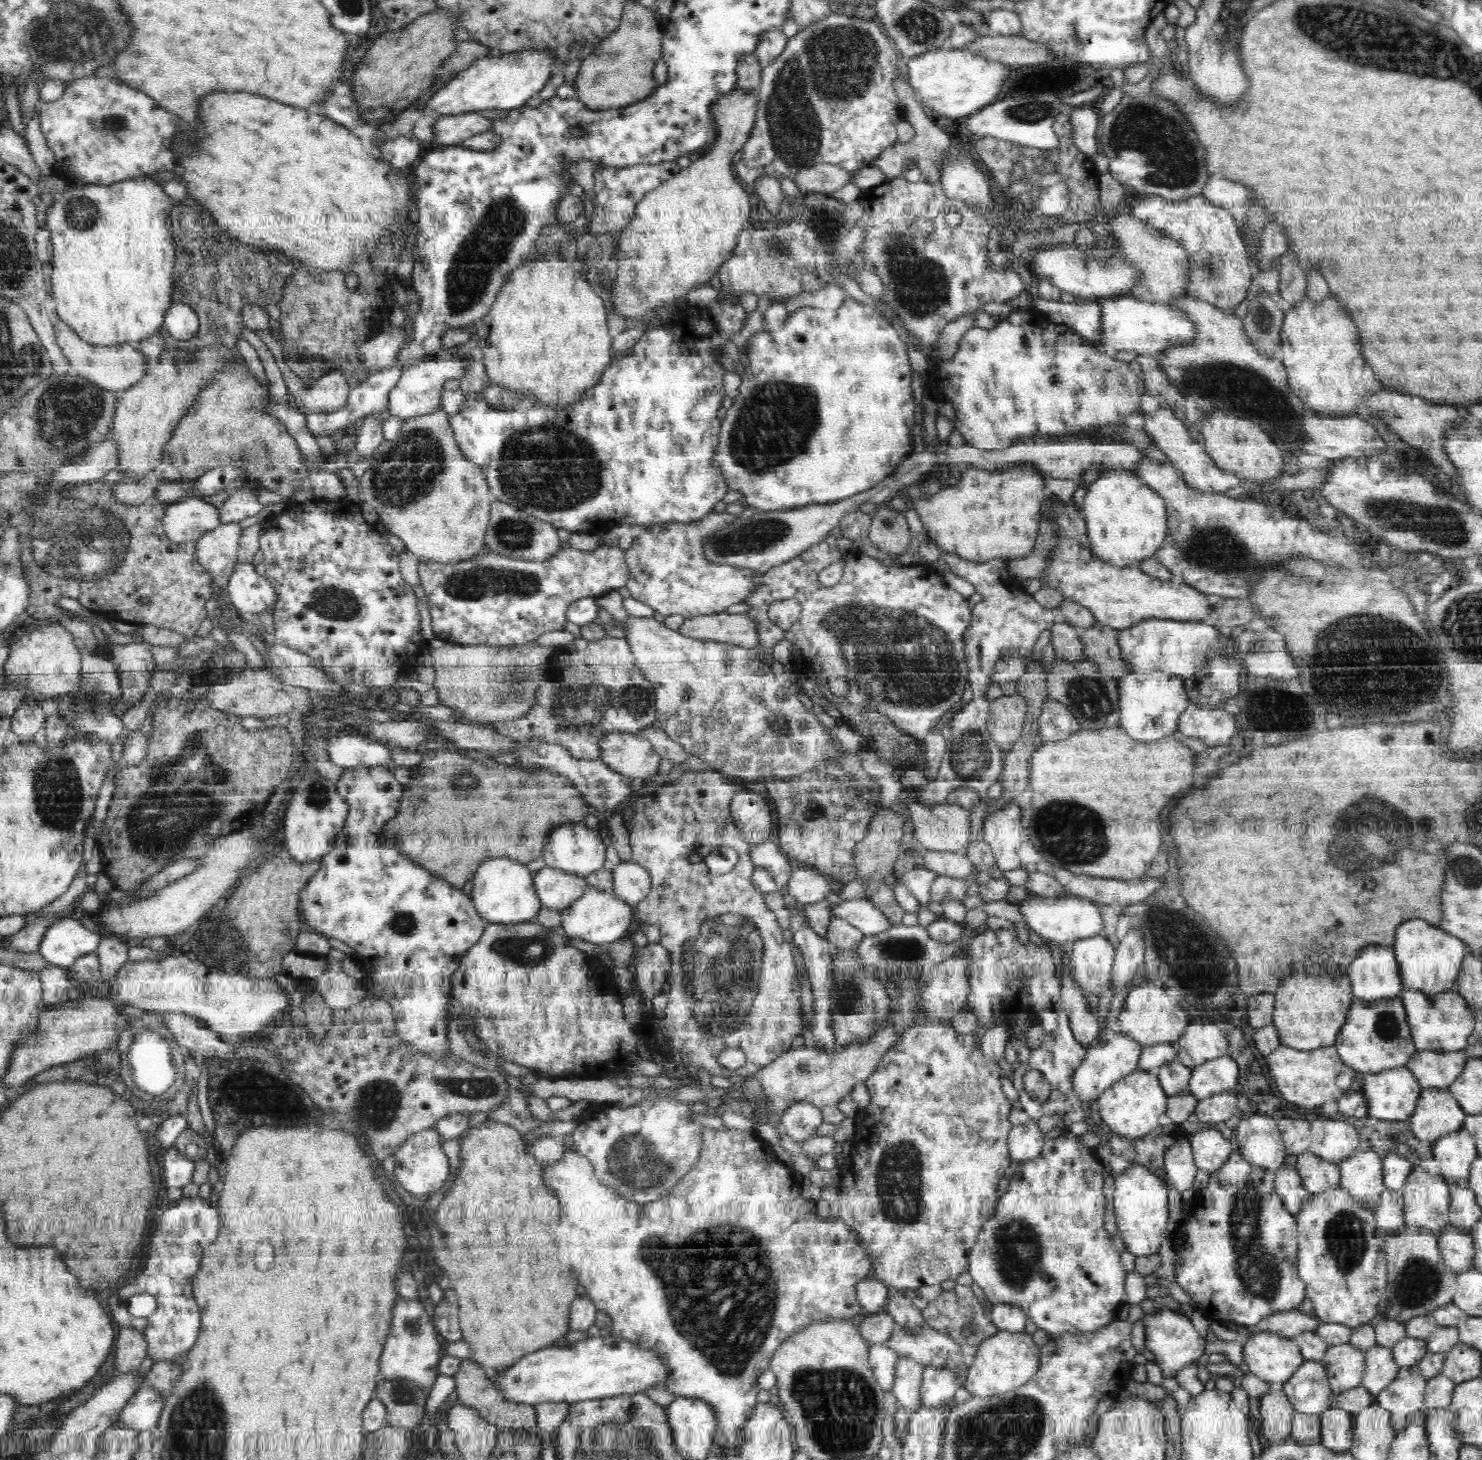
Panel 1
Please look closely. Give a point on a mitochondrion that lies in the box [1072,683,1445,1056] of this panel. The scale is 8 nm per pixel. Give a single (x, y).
(1369, 833)

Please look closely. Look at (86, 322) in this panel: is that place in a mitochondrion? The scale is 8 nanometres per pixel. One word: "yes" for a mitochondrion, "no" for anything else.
no

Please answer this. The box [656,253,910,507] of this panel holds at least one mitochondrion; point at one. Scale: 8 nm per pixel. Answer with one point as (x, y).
(776, 421)

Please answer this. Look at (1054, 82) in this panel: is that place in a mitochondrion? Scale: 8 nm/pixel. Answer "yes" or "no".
yes

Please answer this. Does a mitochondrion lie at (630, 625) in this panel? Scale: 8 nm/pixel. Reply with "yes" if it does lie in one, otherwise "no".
no

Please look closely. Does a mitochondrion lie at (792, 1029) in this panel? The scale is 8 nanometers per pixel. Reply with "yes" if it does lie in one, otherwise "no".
no

